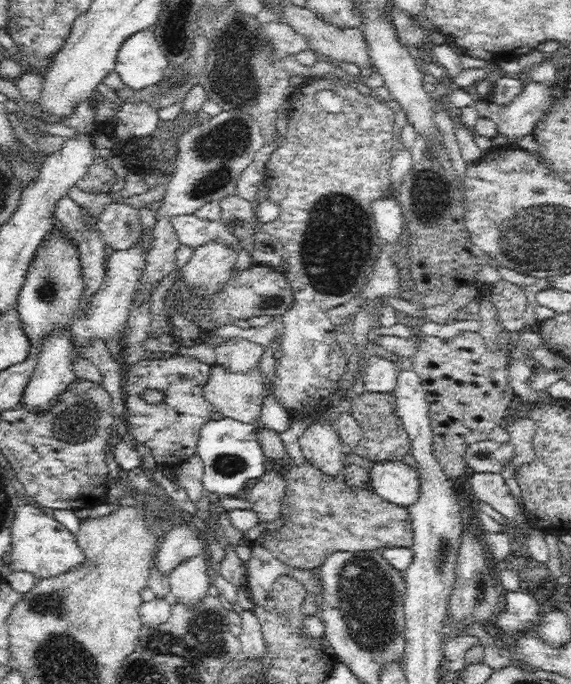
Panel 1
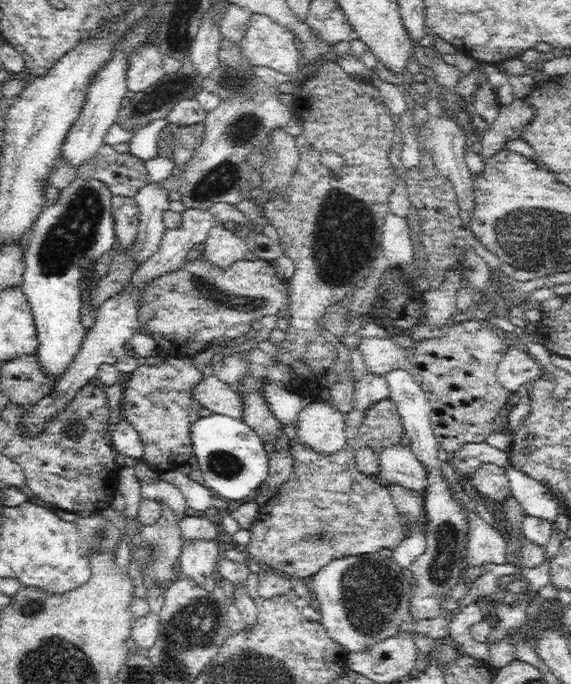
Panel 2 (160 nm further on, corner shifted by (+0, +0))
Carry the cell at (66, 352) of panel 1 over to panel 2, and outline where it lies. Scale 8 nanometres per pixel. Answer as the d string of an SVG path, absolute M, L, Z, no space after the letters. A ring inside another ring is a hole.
M76 176L69 179L67 187L60 191L59 199L43 207L24 248L24 280L20 287L28 299L35 322L38 339L36 357L44 373L56 380L72 362L85 339L86 329L80 321L80 296L82 288L87 286L86 272L90 270L90 264L94 265L104 252L112 248L116 240L112 219L113 195L108 185L97 178Z

